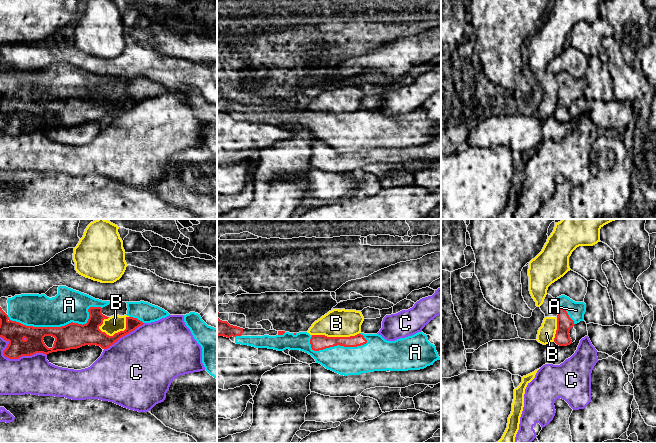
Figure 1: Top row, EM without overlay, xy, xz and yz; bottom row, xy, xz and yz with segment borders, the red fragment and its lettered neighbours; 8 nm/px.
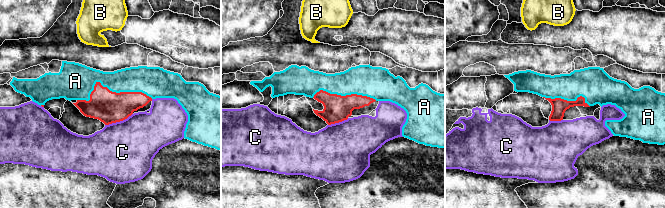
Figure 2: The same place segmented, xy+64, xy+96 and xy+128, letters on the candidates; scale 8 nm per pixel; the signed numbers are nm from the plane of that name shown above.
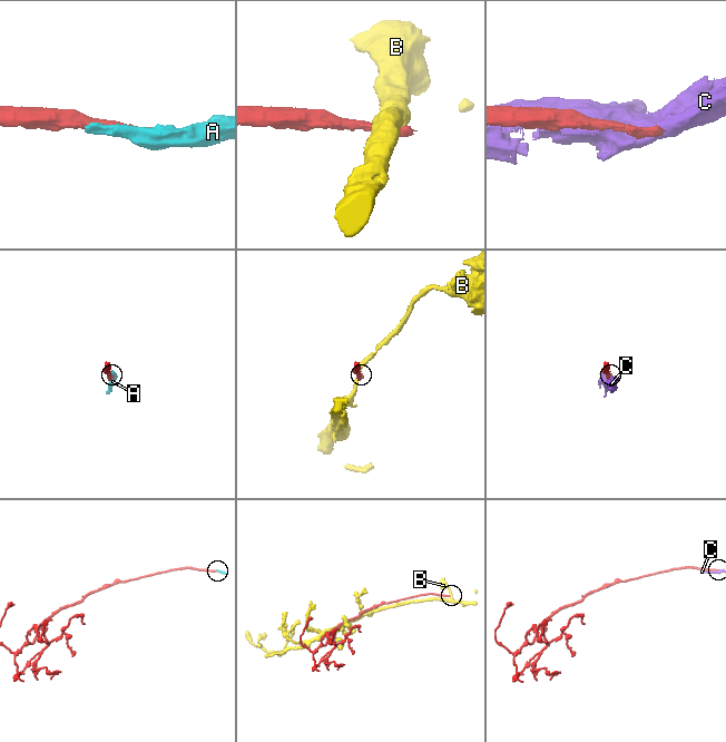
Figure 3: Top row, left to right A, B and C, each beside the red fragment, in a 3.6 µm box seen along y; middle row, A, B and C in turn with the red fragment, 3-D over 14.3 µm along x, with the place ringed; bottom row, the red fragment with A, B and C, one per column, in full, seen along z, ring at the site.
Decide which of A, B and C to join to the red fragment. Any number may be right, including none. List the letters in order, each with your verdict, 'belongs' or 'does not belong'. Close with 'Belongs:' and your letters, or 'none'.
A: belongs
B: does not belong
C: does not belong
Belongs: A

